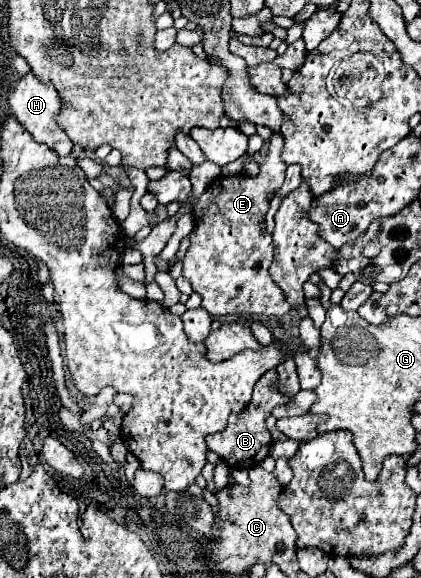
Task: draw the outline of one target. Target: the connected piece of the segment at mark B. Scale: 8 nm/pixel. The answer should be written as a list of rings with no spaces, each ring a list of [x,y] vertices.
[[[271,369],[263,375],[256,383],[253,389],[253,399],[249,401],[249,405],[245,407],[245,411],[241,414],[231,414],[229,417],[229,427],[223,429],[221,433],[213,433],[206,437],[206,444],[211,451],[215,451],[219,457],[223,457],[227,461],[229,467],[233,469],[247,469],[253,465],[259,465],[271,451],[273,439],[271,433],[267,431],[267,417],[271,415],[273,407],[277,405],[285,405],[289,403],[289,395],[283,395],[279,391],[279,377],[277,371]]]

